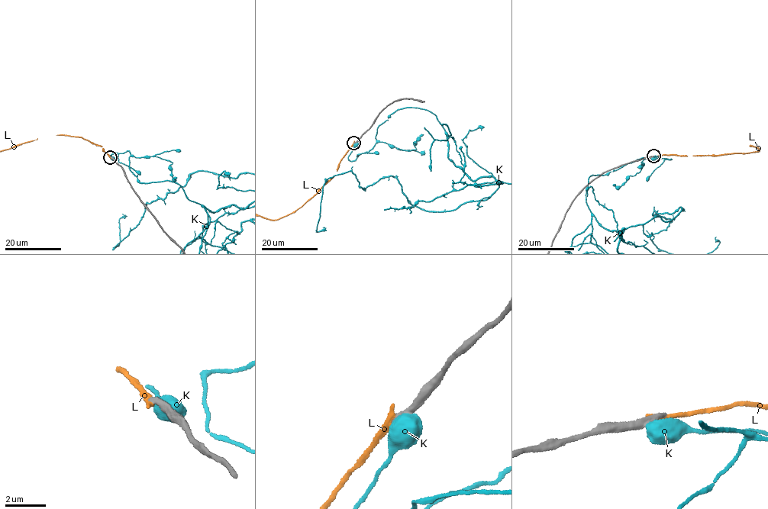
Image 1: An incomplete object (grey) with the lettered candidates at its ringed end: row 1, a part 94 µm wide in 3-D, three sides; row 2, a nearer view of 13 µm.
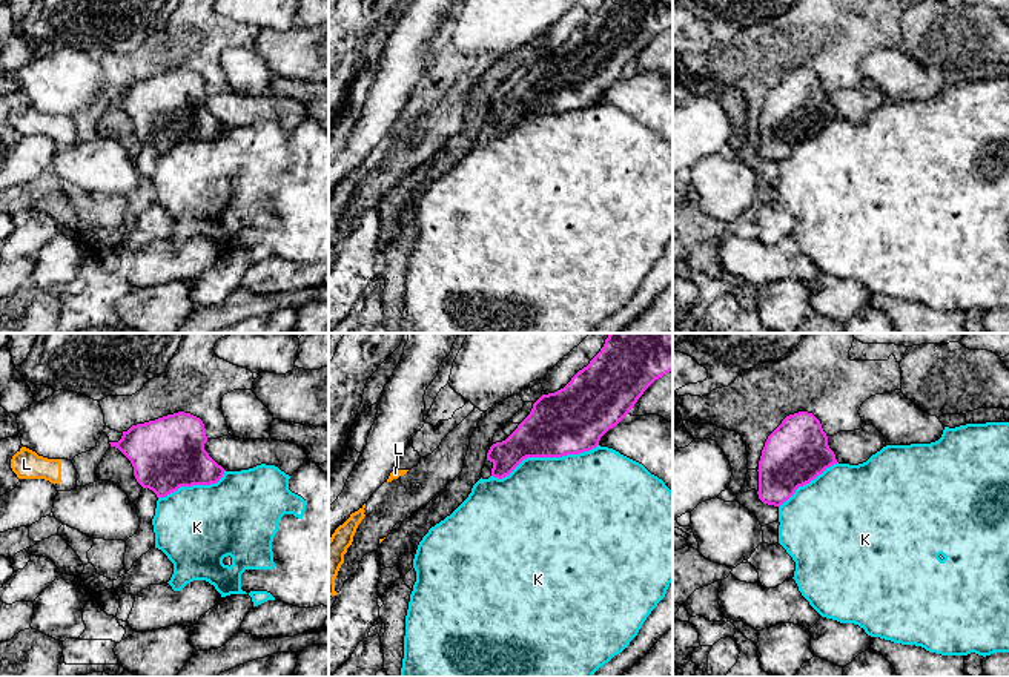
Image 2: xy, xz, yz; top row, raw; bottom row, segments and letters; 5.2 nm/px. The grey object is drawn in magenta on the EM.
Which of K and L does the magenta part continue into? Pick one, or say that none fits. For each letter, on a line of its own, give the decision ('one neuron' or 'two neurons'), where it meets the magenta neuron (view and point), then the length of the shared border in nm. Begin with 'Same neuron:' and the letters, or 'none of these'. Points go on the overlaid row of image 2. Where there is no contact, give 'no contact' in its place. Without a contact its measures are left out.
Same neuron: none of these
K: two neurons; contact xz (544, 456); length 600 nm
L: two neurons; no contact

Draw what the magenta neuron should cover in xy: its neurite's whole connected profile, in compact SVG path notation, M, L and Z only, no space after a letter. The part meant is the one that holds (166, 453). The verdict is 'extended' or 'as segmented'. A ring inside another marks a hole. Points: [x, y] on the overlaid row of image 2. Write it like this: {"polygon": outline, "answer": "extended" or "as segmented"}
{"polygon": "M178 411L132 425L118 442L109 442L118 448L132 464L134 476L143 488L152 490L157 497L166 497L180 487L217 484L224 468L218 465L204 450L207 442L206 428L200 418Z", "answer": "as segmented"}

